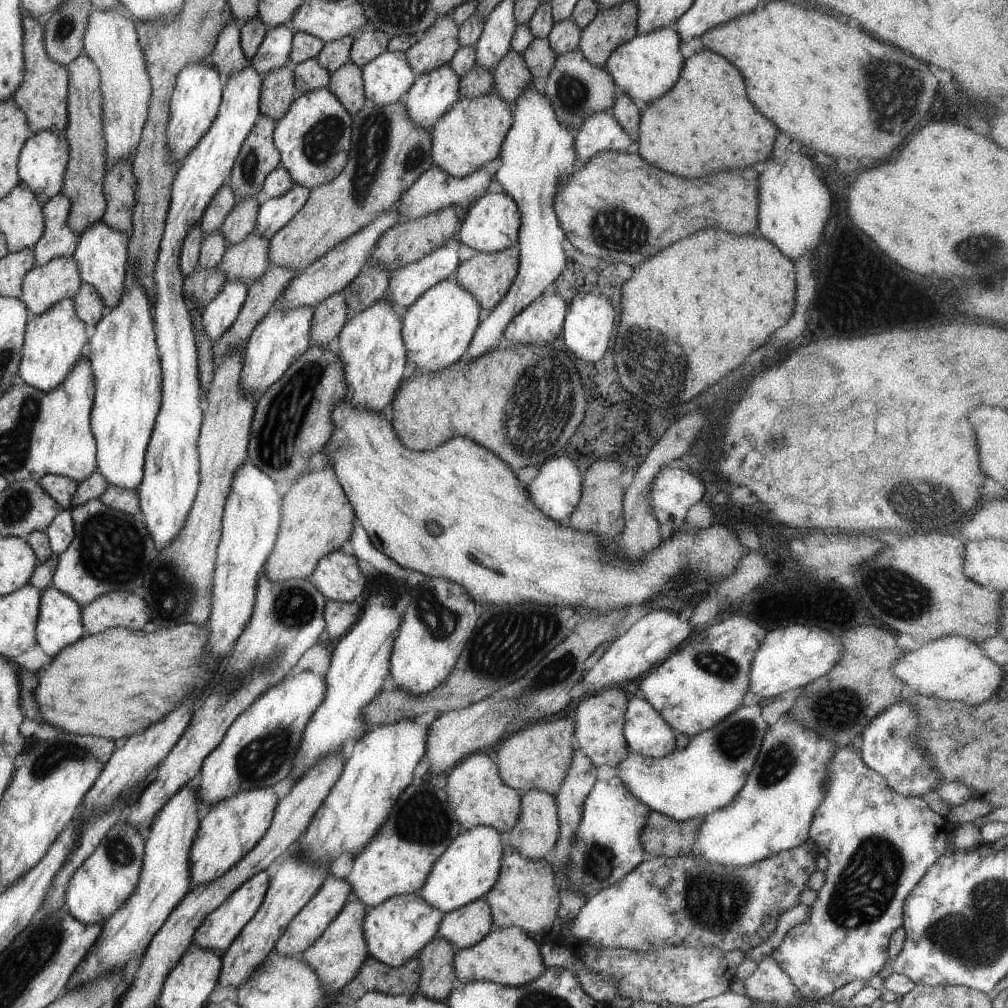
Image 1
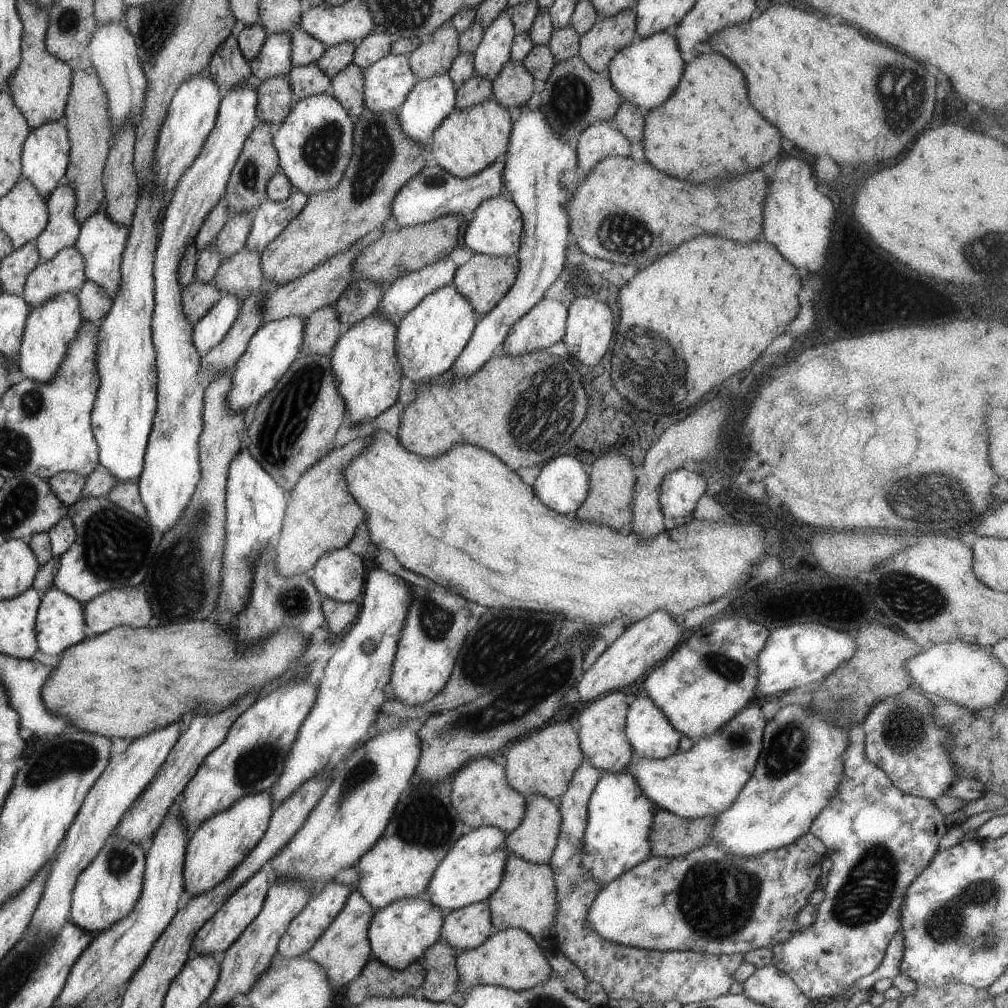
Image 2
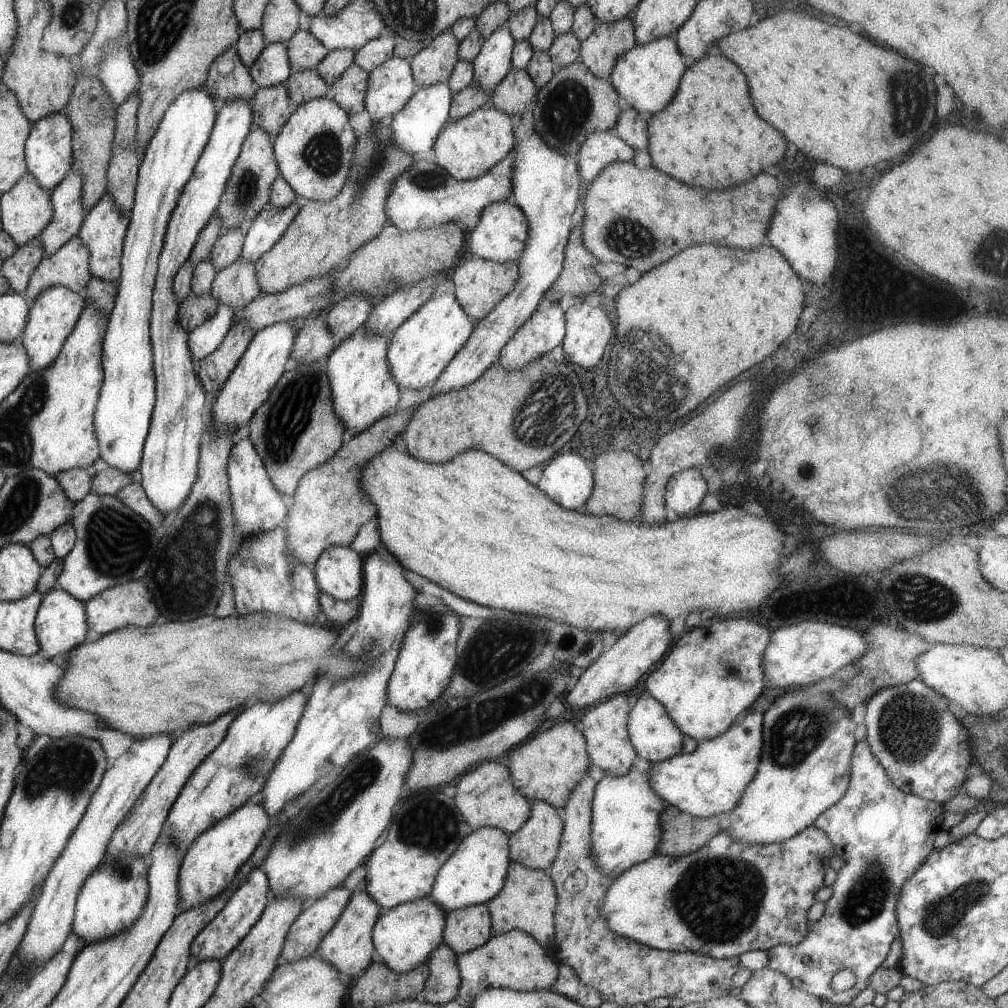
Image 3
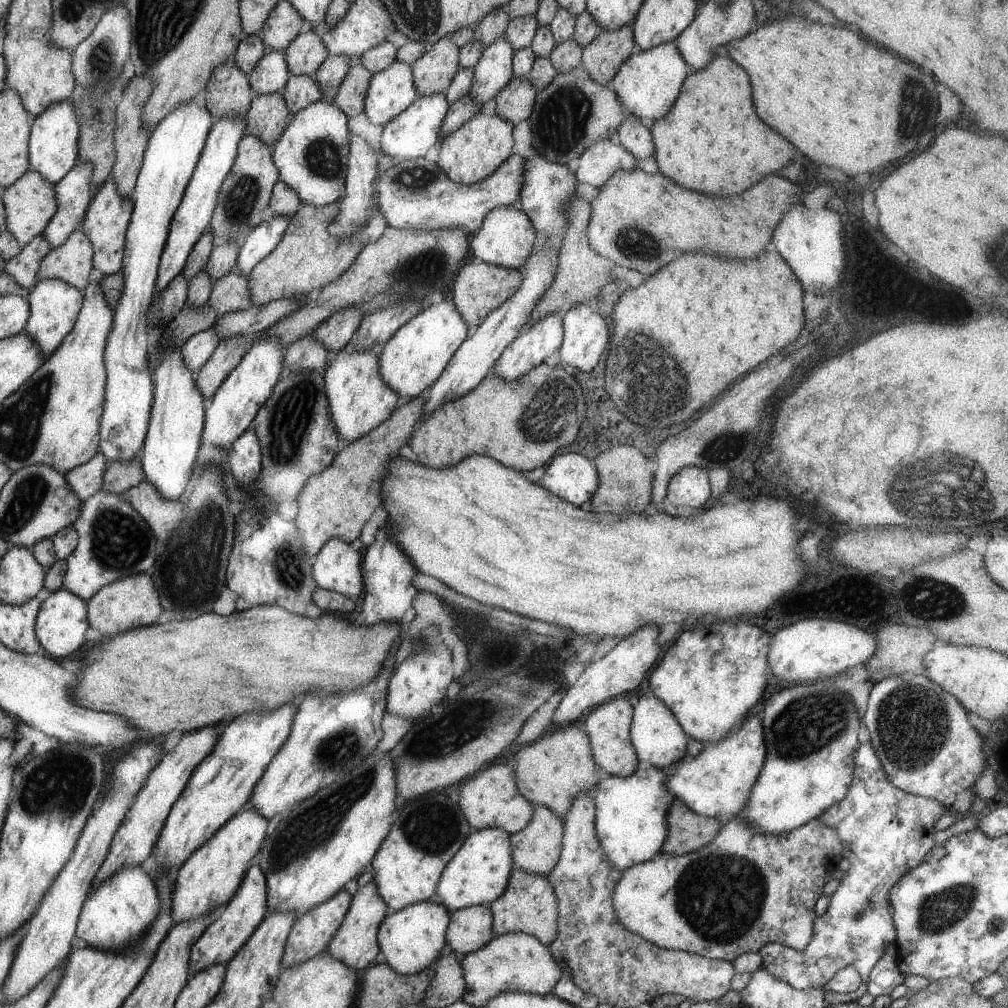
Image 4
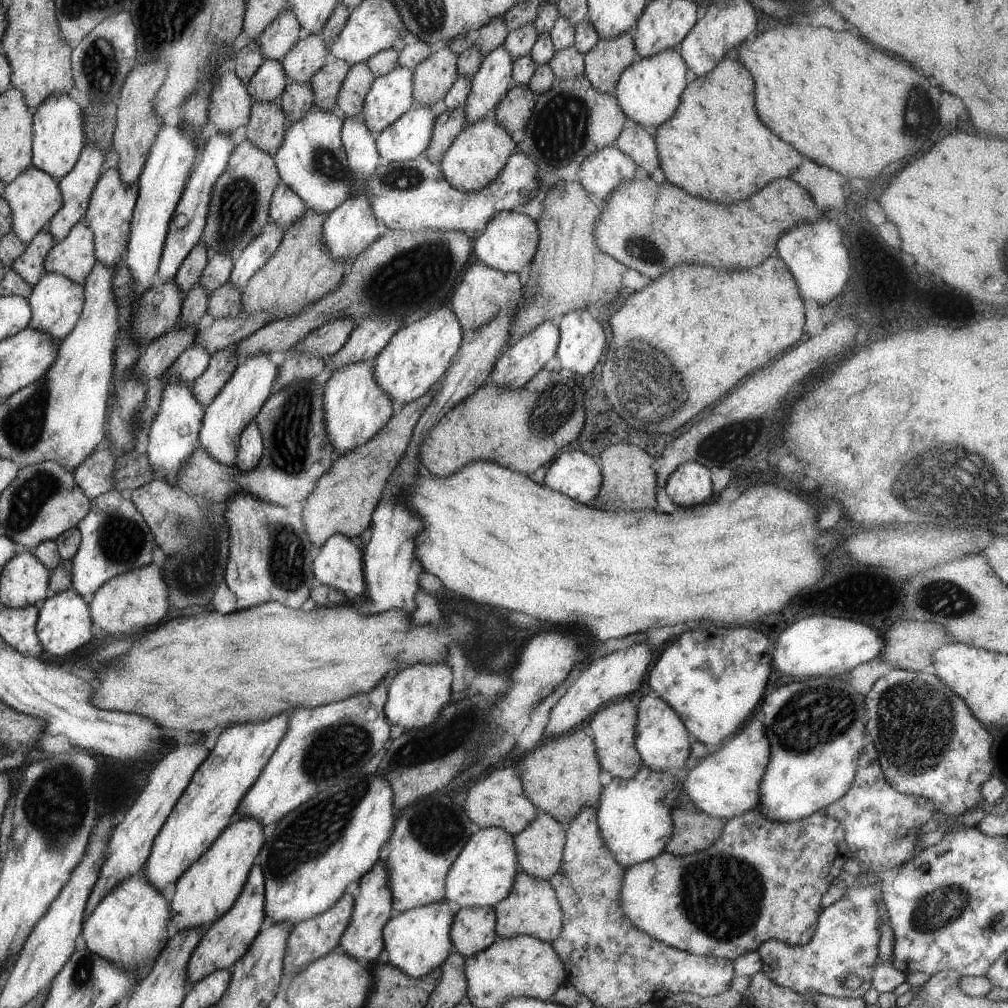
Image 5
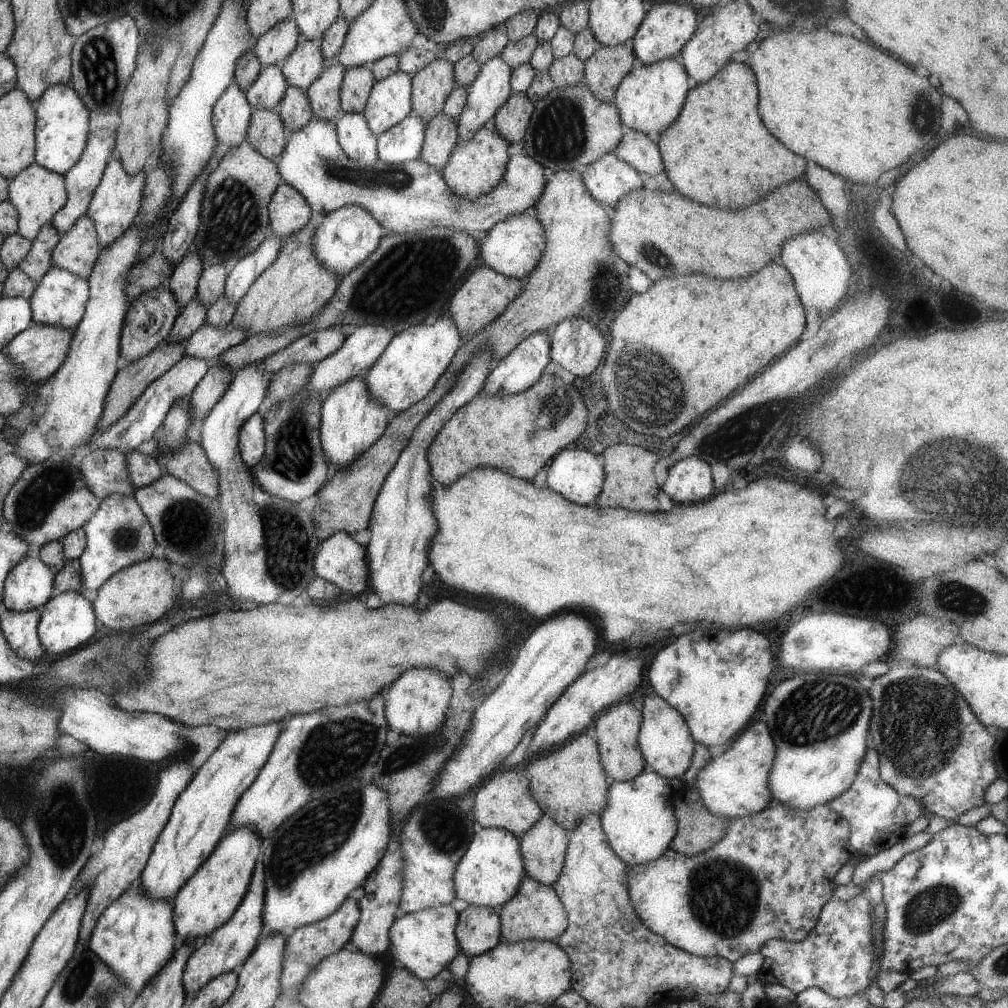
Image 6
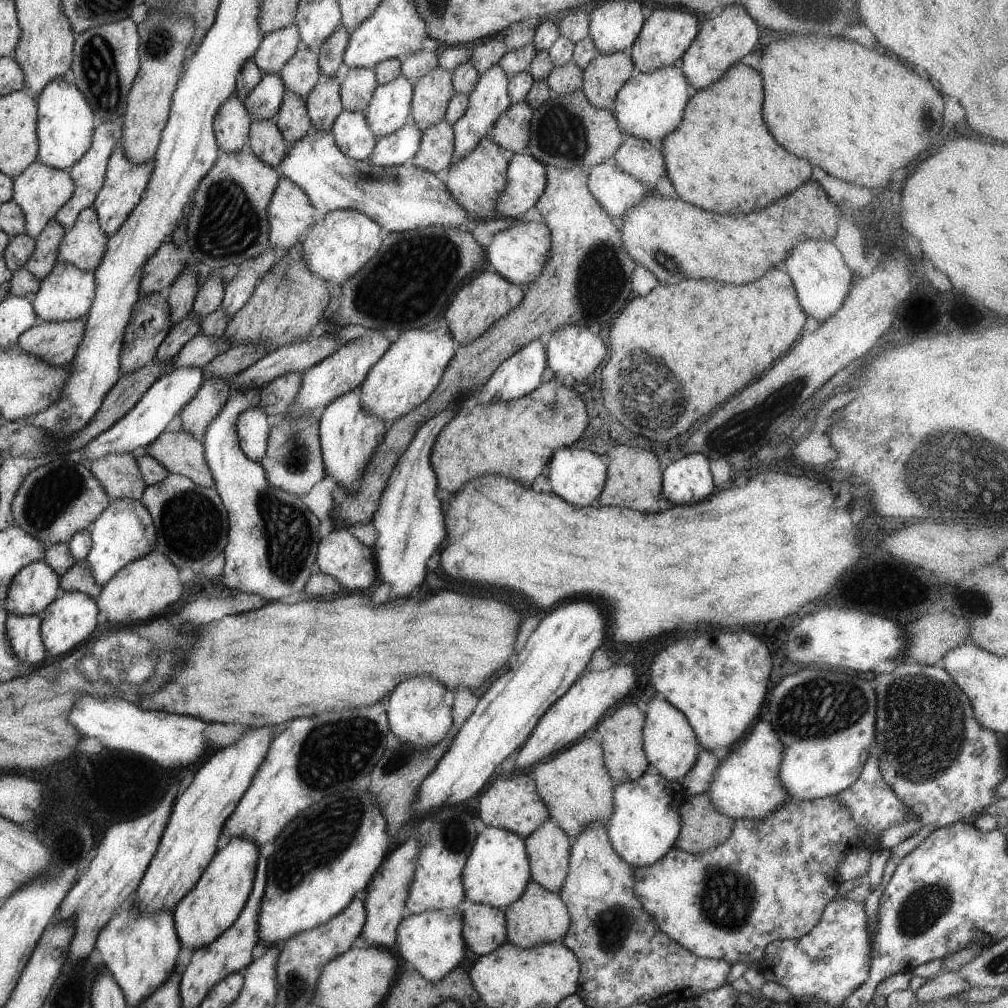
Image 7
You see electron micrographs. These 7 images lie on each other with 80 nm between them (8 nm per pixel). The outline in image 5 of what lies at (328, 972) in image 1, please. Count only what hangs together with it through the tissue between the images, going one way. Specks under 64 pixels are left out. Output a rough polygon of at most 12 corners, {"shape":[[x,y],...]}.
{"shape":[[384,860],[362,876],[340,944],[370,967],[395,914]]}

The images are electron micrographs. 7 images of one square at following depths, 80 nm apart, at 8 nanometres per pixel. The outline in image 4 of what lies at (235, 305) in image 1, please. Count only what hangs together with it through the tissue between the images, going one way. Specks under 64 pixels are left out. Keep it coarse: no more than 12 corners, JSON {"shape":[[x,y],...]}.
{"shape":[[215,325],[196,332],[181,348],[196,376],[214,355],[220,338]]}

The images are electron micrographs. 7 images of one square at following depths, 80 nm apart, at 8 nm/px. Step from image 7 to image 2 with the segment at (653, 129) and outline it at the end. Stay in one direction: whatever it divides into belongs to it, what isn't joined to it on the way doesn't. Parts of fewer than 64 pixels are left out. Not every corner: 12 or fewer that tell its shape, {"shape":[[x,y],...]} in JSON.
{"shape":[[669,30],[636,36],[607,76],[623,100],[658,108],[685,68]]}

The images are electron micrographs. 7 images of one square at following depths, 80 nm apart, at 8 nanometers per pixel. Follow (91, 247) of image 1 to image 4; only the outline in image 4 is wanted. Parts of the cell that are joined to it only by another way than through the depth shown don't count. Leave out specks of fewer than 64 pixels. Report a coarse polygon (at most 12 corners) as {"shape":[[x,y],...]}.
{"shape":[[112,177],[98,188],[82,232],[95,273],[123,268],[134,205]]}

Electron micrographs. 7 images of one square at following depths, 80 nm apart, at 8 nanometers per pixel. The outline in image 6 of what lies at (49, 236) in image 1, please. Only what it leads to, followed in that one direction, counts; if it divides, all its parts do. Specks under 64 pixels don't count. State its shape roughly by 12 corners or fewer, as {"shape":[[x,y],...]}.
{"shape":[[116,131],[92,132],[64,174],[68,203],[51,221],[61,235],[87,215]]}

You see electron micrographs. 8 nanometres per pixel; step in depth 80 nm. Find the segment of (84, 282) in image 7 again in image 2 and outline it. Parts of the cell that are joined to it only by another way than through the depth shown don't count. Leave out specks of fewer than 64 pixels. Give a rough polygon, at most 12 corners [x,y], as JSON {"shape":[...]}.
{"shape":[[58,294],[32,309],[19,371],[56,378],[80,336],[79,298]]}

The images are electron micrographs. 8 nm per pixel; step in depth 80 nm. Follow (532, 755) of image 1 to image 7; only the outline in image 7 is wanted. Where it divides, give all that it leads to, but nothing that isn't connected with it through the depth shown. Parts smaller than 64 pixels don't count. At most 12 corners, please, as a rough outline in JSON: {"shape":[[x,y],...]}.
{"shape":[[588,736],[530,770],[574,840],[607,823],[616,782]]}

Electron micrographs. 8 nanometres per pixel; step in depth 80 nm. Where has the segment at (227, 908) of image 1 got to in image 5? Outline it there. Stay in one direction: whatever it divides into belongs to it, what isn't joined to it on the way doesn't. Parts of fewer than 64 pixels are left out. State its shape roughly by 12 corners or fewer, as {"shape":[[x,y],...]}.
{"shape":[[252,868],[235,907],[206,928],[189,984],[231,969],[266,922],[264,874]]}

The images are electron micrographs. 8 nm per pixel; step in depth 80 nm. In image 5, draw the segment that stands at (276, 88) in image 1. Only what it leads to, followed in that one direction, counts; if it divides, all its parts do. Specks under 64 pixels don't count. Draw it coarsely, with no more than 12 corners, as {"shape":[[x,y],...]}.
{"shape":[[278,101],[254,102],[246,138],[274,158],[290,126]]}

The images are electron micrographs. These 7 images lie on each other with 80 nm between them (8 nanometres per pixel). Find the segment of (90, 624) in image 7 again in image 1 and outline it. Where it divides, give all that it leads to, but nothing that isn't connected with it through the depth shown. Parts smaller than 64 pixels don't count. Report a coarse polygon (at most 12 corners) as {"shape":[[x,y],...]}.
{"shape":[[43,590],[35,628],[51,657],[85,636],[78,602]]}

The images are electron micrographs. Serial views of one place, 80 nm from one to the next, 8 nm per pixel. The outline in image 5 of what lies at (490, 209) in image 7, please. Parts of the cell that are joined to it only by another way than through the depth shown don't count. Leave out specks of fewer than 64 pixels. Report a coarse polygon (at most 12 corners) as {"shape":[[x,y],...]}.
{"shape":[[485,116],[466,124],[438,165],[460,192],[486,188],[516,148]]}

